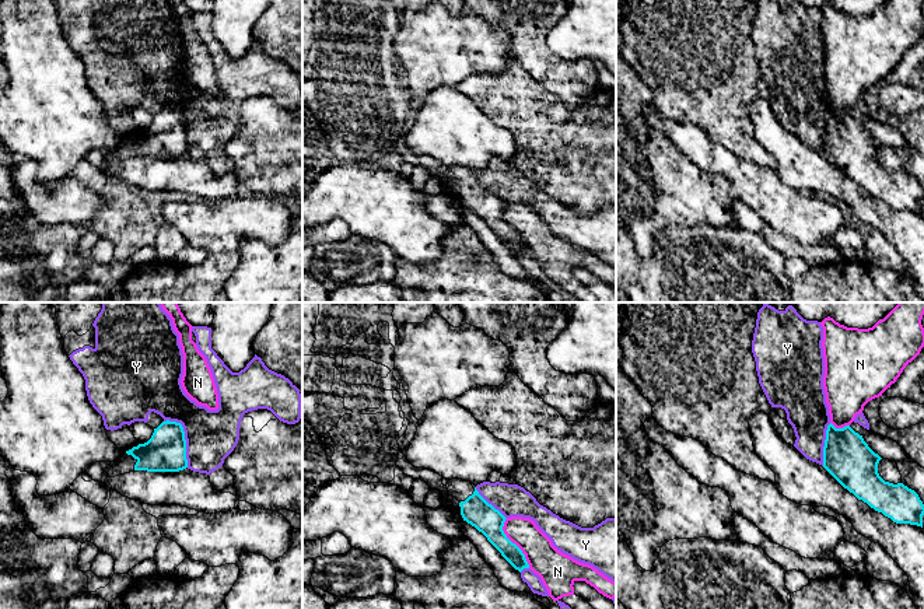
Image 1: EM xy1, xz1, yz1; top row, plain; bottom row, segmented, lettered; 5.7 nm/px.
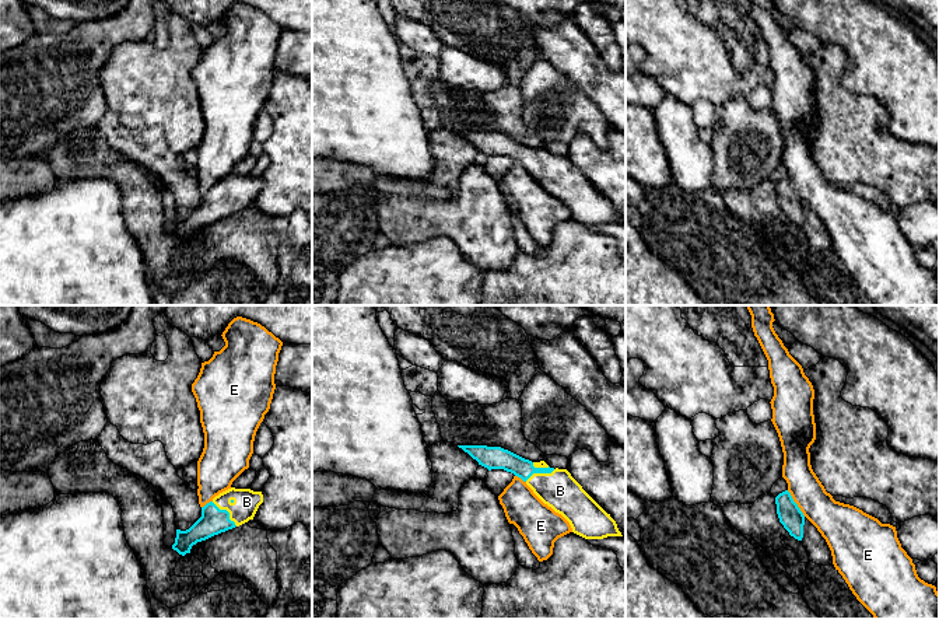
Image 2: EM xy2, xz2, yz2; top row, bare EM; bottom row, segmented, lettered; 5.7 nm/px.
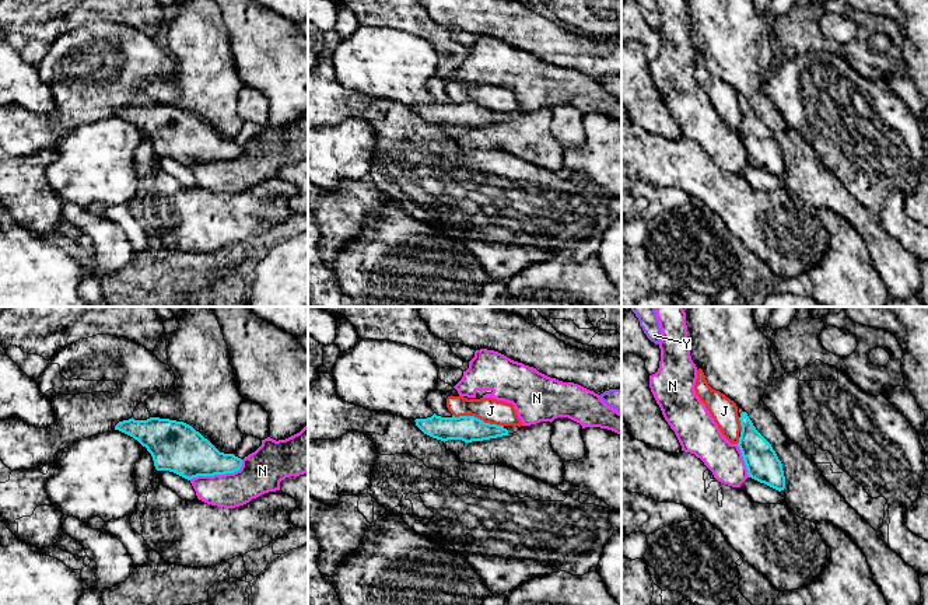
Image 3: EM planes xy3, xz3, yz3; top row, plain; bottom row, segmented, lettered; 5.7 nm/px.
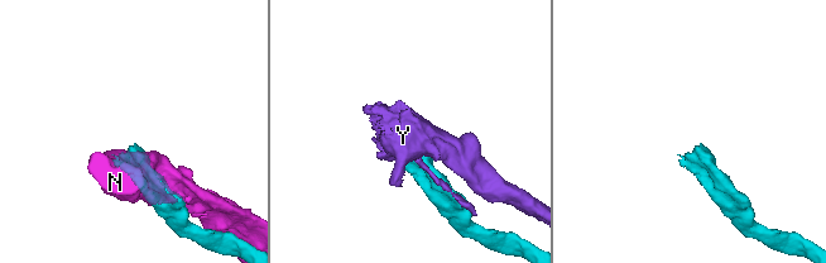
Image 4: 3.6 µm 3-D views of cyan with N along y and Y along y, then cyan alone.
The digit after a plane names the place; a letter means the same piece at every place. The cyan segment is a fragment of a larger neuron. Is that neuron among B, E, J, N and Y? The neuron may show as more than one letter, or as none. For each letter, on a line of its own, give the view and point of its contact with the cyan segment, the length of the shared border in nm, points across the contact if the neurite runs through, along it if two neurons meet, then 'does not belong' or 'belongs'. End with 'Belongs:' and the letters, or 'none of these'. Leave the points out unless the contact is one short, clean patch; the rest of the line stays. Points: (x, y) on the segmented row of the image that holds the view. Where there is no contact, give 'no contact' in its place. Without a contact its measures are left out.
B: xy2 (227, 511) | 200 nm | across xy2 (213, 521), (227, 511), (246, 502) | belongs
E: yz2 (795, 503) | 190 nm | along yz2 (787, 490), (805, 516) | does not belong
J: xz3 (476, 418) | 300 nm | along xz3 (452, 415), (476, 416), (503, 427) | does not belong
N: xy3 (219, 474) | 340 nm | does not belong
Y: xy1 (184, 438) | 300 nm | does not belong
Belongs: B

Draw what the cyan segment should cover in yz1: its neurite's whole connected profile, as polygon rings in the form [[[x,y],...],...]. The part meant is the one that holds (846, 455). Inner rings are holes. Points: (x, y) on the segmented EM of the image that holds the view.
[[[850,426],[826,430],[823,468],[858,500],[896,524],[923,528],[924,504],[903,483],[885,482],[878,473],[882,458]]]

